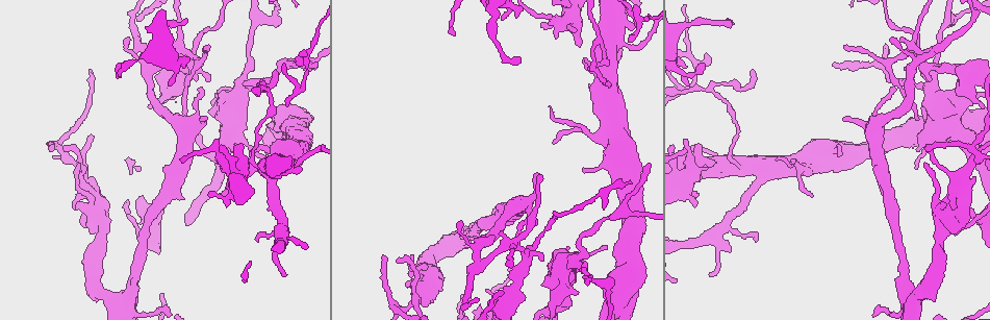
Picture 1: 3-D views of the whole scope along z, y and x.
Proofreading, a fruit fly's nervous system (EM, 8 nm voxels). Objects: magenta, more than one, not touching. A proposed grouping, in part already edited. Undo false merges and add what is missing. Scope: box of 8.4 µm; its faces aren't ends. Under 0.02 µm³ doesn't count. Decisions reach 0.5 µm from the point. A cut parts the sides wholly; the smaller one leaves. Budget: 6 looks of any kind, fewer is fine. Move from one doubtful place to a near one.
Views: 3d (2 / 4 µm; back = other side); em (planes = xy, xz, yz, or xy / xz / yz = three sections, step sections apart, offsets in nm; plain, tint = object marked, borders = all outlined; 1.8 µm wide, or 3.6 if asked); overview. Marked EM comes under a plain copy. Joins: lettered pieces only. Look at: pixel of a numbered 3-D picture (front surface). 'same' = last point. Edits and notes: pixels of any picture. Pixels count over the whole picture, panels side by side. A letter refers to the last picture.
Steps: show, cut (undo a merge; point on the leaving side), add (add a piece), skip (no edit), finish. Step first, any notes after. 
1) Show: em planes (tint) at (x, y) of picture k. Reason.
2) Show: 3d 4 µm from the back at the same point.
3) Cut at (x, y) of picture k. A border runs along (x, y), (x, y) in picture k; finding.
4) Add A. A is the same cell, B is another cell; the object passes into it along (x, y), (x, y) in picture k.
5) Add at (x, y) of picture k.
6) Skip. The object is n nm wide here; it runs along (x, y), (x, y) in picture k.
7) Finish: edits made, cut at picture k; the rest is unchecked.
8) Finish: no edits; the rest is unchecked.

Show: 3d 4 µm at (580, 43) of picture 1. Branch stops here.

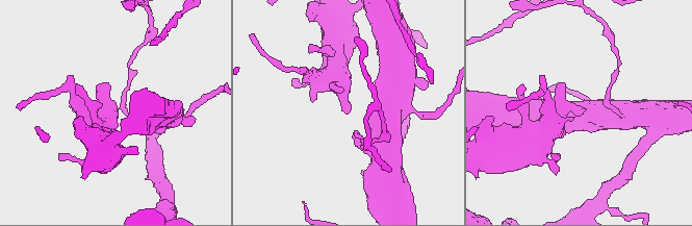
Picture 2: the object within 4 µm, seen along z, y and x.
Show: em xz step 16 (borders) at (348, 110) of picture 2. Now the EM.

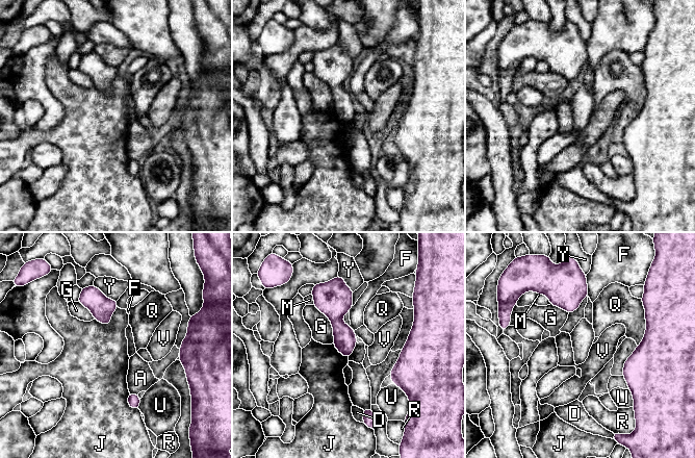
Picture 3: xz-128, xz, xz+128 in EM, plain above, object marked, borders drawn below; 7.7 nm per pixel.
Show: em planes (borders) at the same point. Another direction.

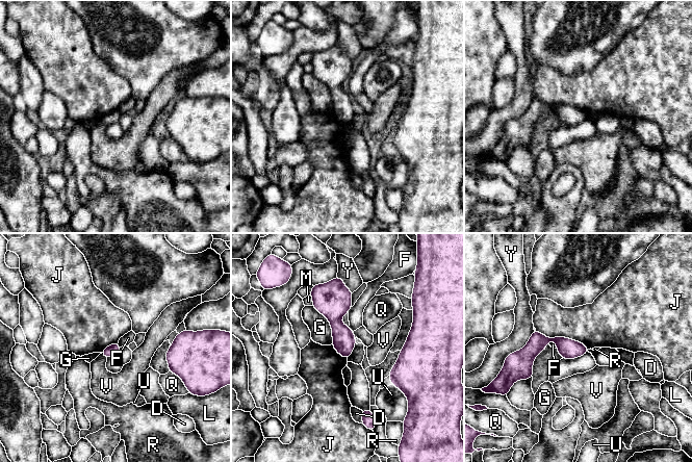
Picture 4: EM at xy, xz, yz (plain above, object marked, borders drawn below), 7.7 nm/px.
Skip. D, F, G, J, L, M, Q, R, U, V and Y are other cells; a border runs along (536, 329), (589, 349) in picture 4; none of them fits.

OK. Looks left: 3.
Show: em planes (borders) at (486, 289) of picture 1. An open end.

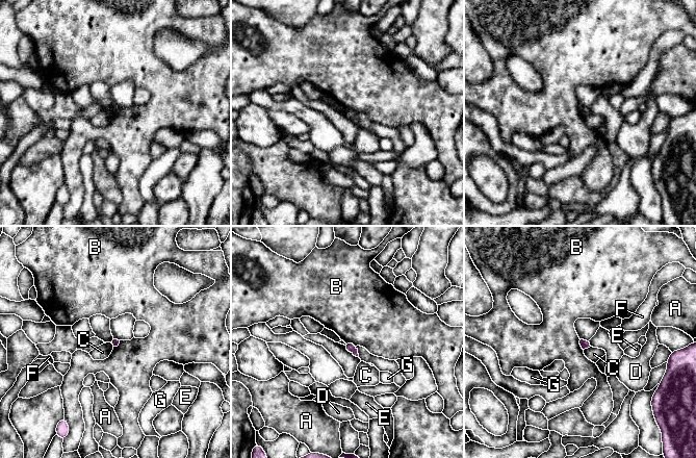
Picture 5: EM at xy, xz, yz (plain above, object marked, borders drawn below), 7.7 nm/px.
Skip. A, B, C, D, E, F and G are other cells; no lettered piece goes on from it.

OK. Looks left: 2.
Finish: no edits; the rest is unchecked.

